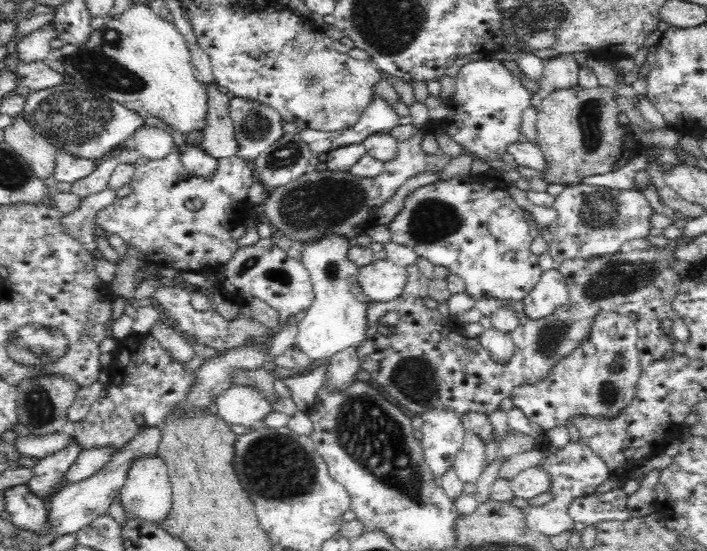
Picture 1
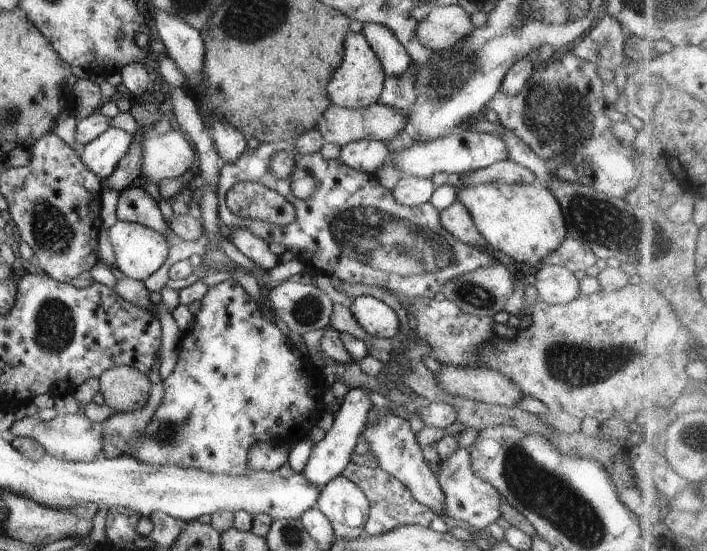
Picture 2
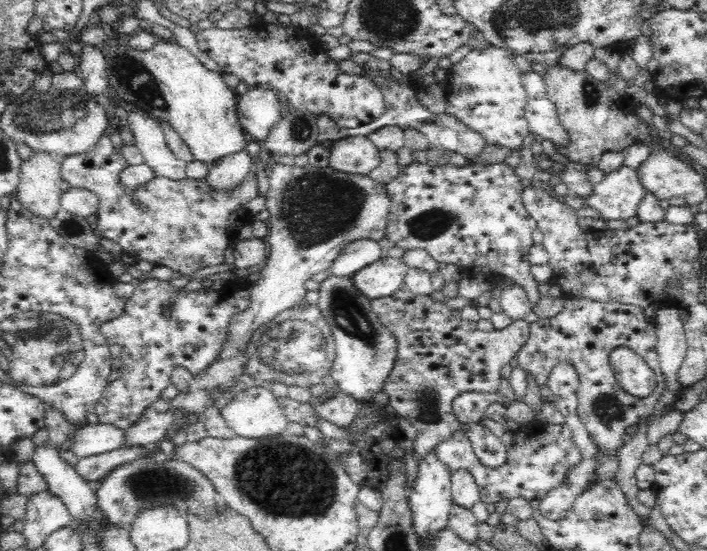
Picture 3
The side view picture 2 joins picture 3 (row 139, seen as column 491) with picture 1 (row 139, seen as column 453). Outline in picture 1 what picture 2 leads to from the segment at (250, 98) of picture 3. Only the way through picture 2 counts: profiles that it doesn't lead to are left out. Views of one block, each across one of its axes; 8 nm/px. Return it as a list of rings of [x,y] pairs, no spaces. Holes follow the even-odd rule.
[[[233,97],[229,100],[229,111],[234,128],[238,130],[236,155],[246,162],[260,156],[284,134],[281,114],[266,103]]]

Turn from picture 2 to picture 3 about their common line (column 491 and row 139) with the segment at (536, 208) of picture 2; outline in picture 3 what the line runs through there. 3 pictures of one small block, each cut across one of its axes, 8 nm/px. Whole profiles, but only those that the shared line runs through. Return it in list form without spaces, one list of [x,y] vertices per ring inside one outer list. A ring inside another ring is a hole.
[[[111,39],[102,49],[105,53],[109,88],[114,90],[124,102],[134,104],[150,118],[170,123],[188,145],[194,160],[200,160],[210,166],[217,158],[247,146],[250,138],[243,131],[237,115],[236,91],[226,85],[222,73],[206,69],[194,54],[179,45],[176,40],[156,40],[152,48],[144,51],[130,47],[127,39]]]

